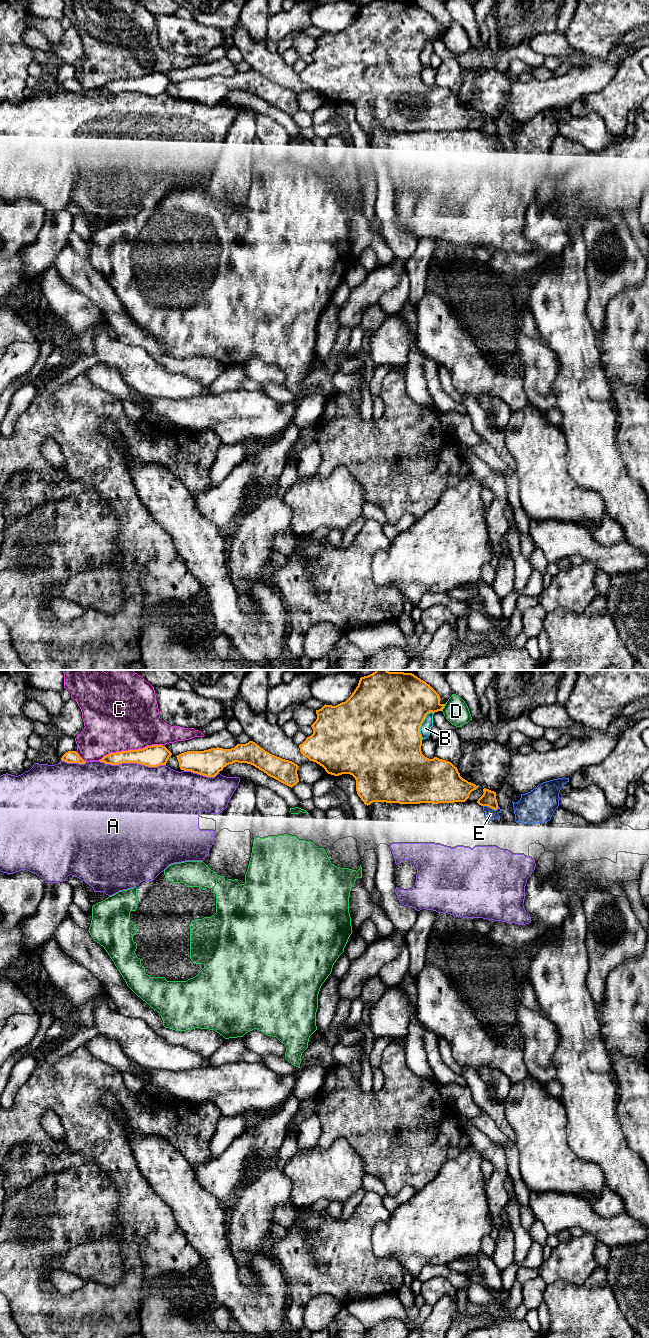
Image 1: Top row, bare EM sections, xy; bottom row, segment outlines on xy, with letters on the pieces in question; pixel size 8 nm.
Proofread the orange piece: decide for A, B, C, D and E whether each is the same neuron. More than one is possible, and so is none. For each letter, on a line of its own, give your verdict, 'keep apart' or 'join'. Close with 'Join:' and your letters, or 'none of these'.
A: keep apart
B: keep apart
C: keep apart
D: keep apart
E: keep apart
Join: none of these

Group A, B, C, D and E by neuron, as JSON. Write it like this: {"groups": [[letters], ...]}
{"groups": [["A", "E"], ["B"], ["C"], ["D"]]}

